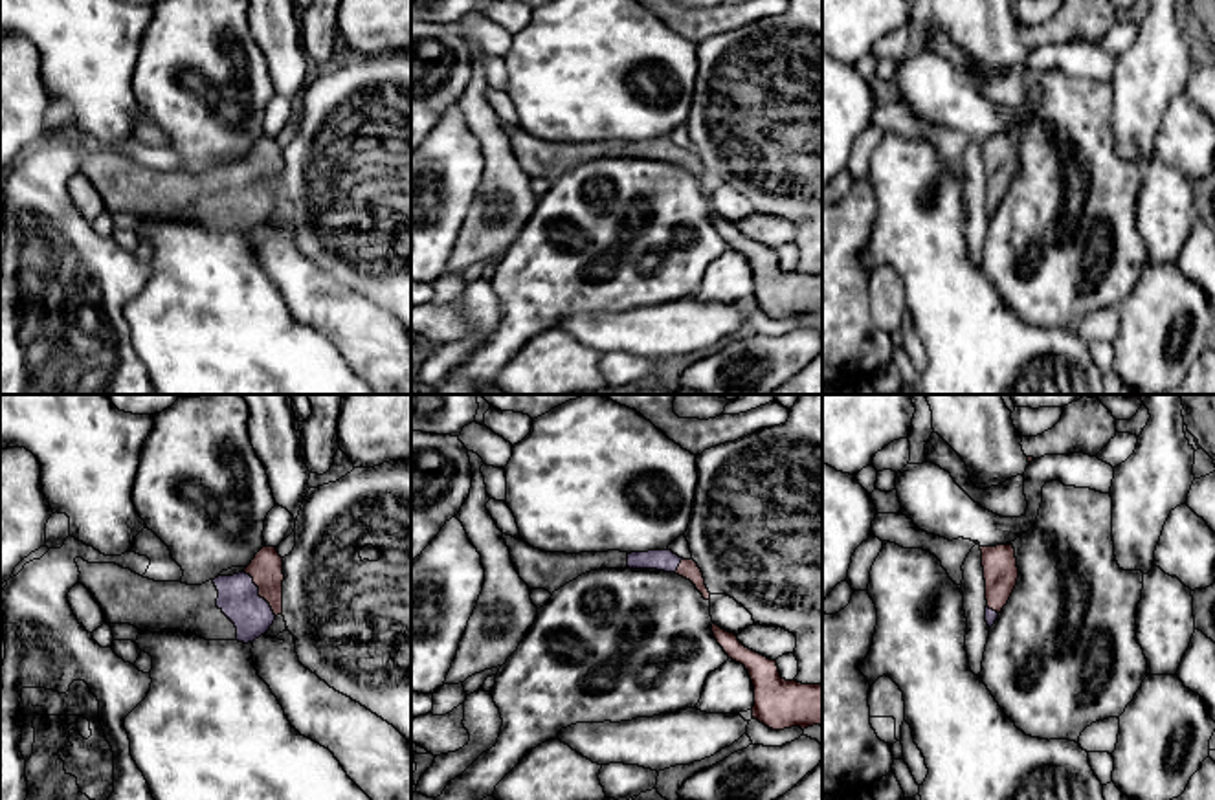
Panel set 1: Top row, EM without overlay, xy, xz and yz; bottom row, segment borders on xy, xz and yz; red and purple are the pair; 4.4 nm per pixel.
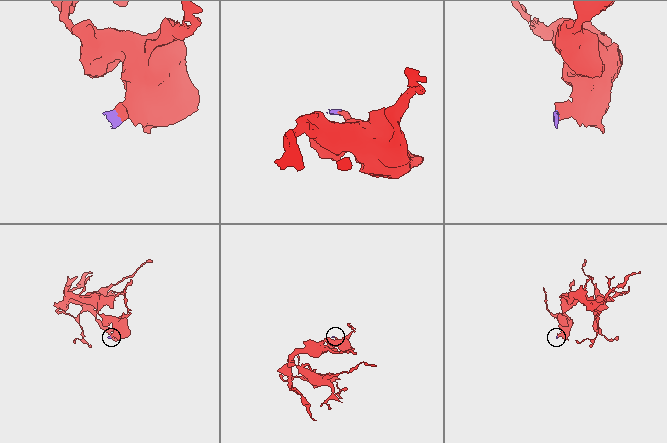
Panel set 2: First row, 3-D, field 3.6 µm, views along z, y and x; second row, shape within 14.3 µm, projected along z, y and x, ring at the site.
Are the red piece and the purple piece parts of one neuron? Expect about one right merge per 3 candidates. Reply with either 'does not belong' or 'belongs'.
belongs

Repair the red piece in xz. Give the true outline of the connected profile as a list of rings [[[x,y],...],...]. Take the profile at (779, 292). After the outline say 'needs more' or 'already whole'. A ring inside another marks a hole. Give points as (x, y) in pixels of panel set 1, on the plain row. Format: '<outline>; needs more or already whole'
[[[712,213],[712,222],[729,248],[749,261],[754,275],[752,306],[773,319],[822,316],[822,273],[802,273],[780,266],[776,250],[745,237],[734,222]]]; already whole

